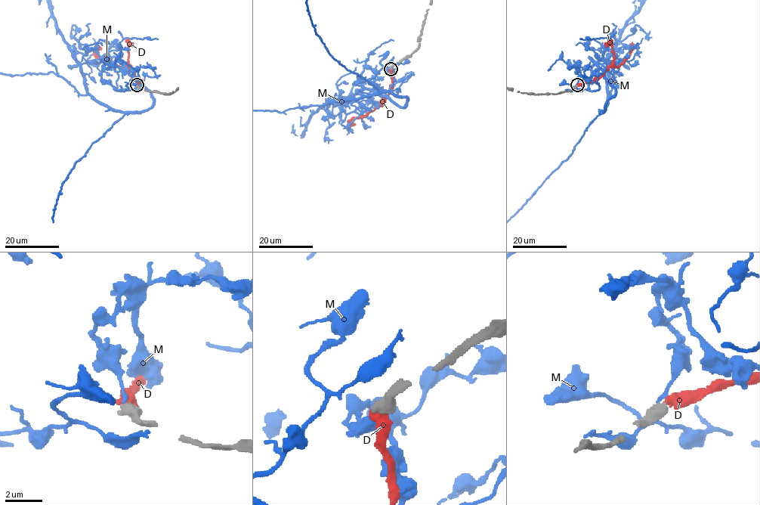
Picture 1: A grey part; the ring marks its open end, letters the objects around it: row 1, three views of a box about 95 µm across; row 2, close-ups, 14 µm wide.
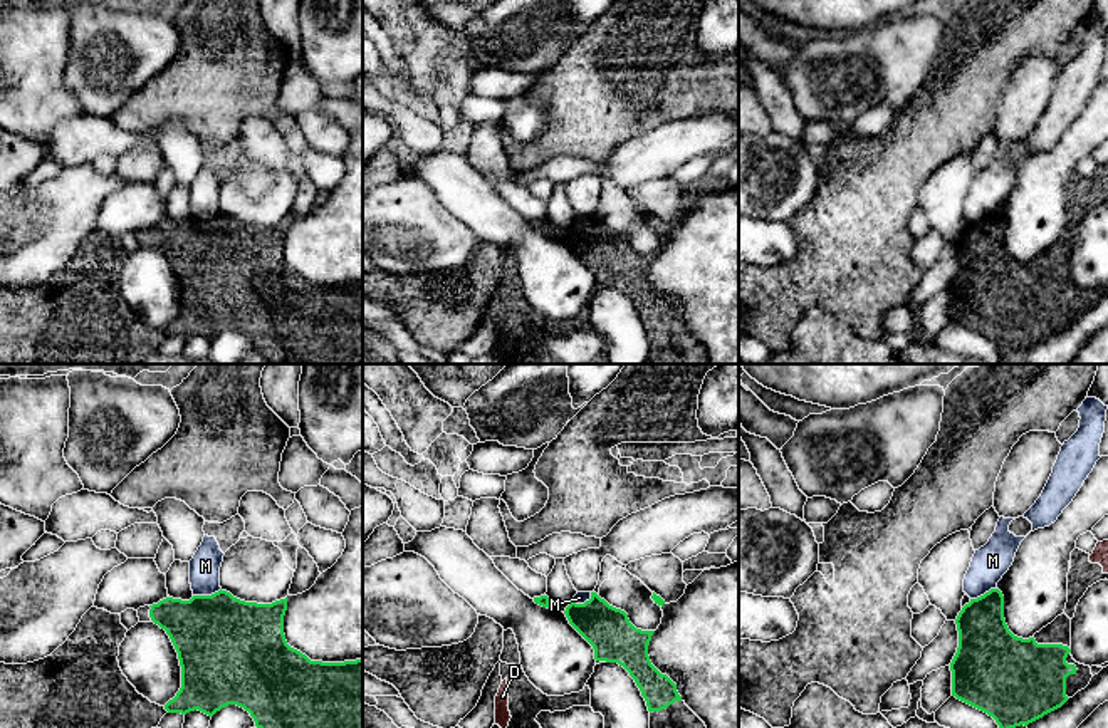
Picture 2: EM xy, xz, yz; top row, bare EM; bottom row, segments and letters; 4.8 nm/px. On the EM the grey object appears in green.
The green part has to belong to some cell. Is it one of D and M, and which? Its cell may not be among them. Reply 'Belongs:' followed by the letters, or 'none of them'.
Belongs: D

